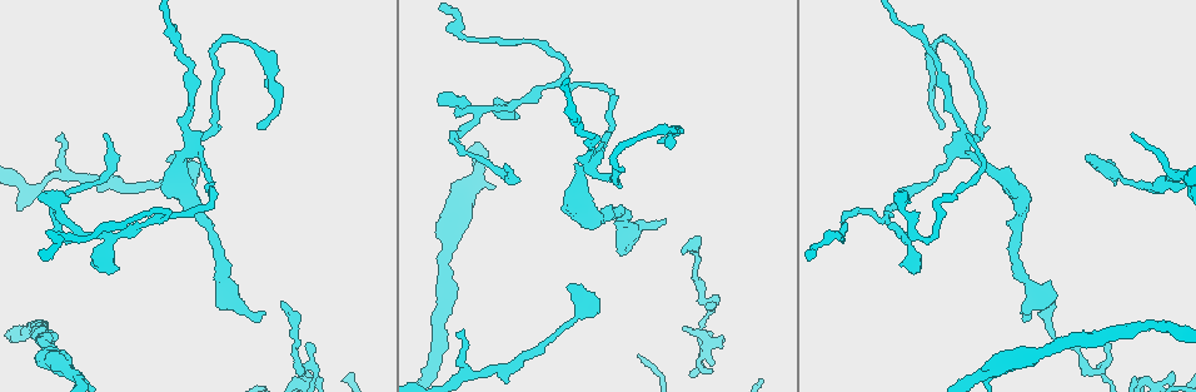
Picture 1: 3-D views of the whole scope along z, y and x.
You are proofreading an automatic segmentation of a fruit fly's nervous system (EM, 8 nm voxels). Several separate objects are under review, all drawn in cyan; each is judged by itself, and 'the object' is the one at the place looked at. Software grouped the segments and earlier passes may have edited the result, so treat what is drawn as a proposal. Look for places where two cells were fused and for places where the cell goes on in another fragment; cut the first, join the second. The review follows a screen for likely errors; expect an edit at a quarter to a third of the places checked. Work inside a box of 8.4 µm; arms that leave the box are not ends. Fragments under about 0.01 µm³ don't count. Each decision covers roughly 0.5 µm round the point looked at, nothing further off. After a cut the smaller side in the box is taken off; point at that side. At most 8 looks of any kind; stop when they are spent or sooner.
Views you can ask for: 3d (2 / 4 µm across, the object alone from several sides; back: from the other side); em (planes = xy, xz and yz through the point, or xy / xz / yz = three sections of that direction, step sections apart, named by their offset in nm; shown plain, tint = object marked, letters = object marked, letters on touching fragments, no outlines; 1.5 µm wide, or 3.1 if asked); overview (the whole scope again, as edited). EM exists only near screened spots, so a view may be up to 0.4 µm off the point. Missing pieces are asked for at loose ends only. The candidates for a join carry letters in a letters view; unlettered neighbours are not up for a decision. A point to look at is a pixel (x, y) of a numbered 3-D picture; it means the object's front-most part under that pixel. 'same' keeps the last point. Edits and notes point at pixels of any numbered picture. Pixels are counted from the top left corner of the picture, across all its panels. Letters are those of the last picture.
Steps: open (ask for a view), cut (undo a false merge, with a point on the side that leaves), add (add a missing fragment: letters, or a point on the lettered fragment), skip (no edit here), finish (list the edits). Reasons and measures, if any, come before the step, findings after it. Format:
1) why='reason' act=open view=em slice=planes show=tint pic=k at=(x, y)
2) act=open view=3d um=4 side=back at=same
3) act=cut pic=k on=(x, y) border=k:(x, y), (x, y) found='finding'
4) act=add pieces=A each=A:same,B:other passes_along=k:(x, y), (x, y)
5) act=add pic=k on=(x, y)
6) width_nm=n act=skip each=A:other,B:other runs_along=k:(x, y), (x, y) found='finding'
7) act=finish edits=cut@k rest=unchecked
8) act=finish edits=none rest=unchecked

why='sharp bend' act=open view=3d um=4 side=back pic=1 at=(839, 235)

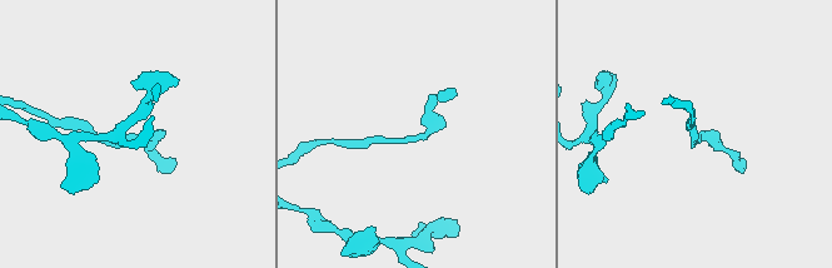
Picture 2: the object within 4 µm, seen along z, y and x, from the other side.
act=open view=em slice=planes show=tint pic=2 at=(699, 140)

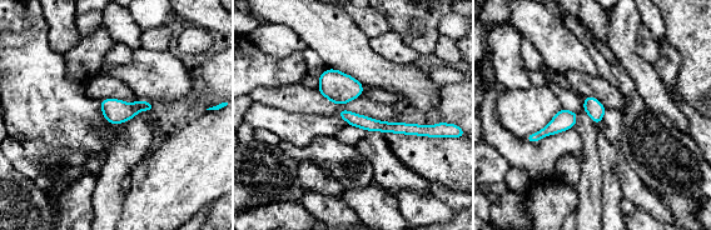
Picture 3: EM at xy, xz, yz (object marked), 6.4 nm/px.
why='see the neighbours' act=open view=em slice=planes show=letters at=same

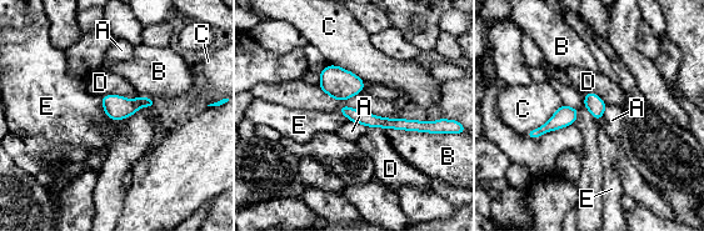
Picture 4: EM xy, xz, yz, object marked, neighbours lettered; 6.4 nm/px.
act=skip each=A:other,B:other,C:other,D:other,E:other runs_along=4:(343, 110), (373, 121), (428, 126) found='all the same cell'

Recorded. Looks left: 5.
why='tapers out' act=open view=3d um=4 pic=1 at=(965, 134)

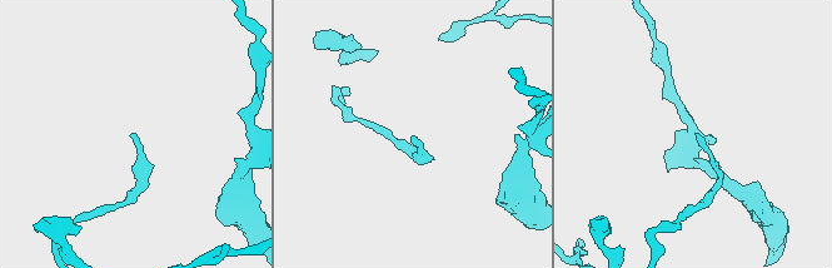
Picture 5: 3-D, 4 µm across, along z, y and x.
act=open view=em slice=planes show=letters pic=5 at=(696, 133)

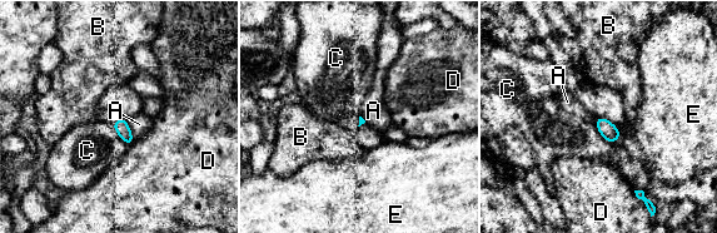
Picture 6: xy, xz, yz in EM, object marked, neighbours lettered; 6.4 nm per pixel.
act=skip each=A:other,B:other,C:other,D:other,E:other border=6:(594, 120), (607, 140), (618, 139) found='none of them fits'

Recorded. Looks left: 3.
why='branch point' act=open view=em slice=planes show=tint pic=1 at=(465, 375)

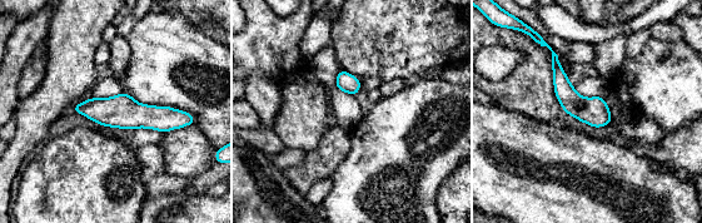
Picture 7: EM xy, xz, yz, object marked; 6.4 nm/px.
act=open view=em slice=planes show=letters at=same

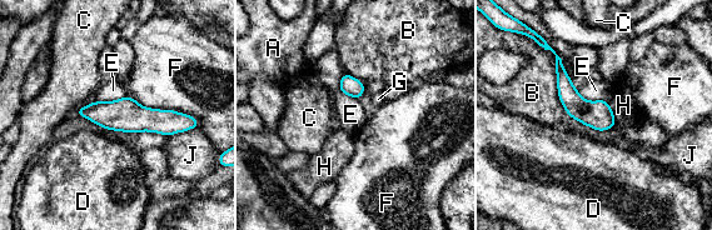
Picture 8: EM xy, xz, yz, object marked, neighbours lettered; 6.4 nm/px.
width_nm=180 act=skip each=A:other,B:other,C:other,D:other,E:other,F:other,G:other,H:other,J:other found='all the same cell'

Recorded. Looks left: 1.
act=finish edits=none rest=unchecked

